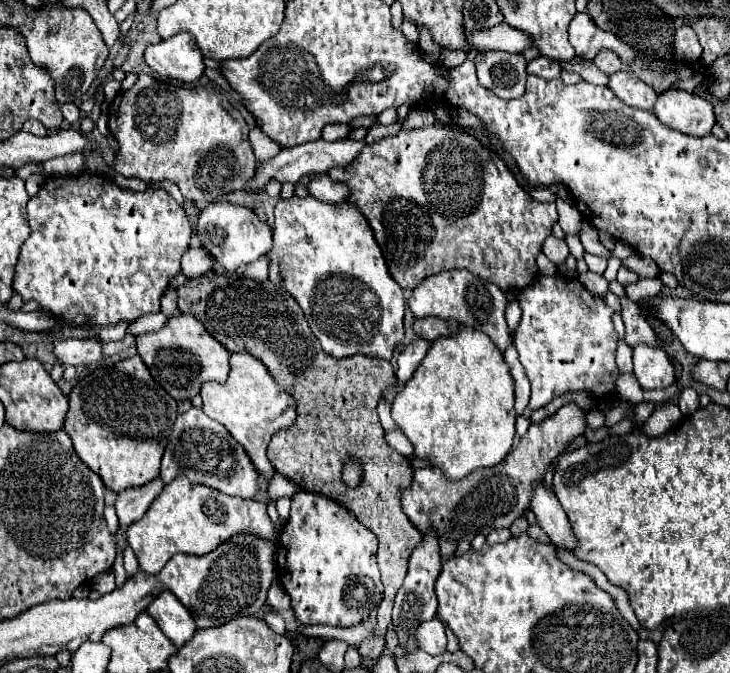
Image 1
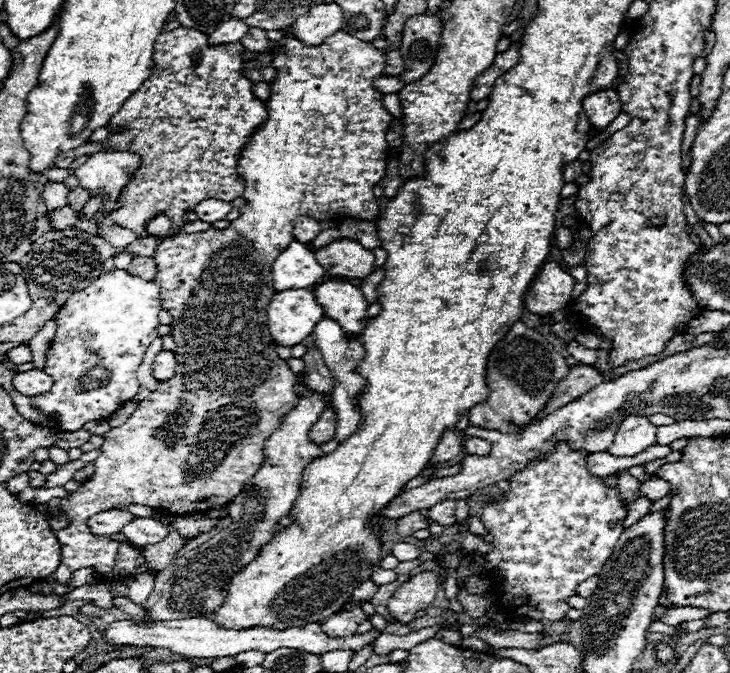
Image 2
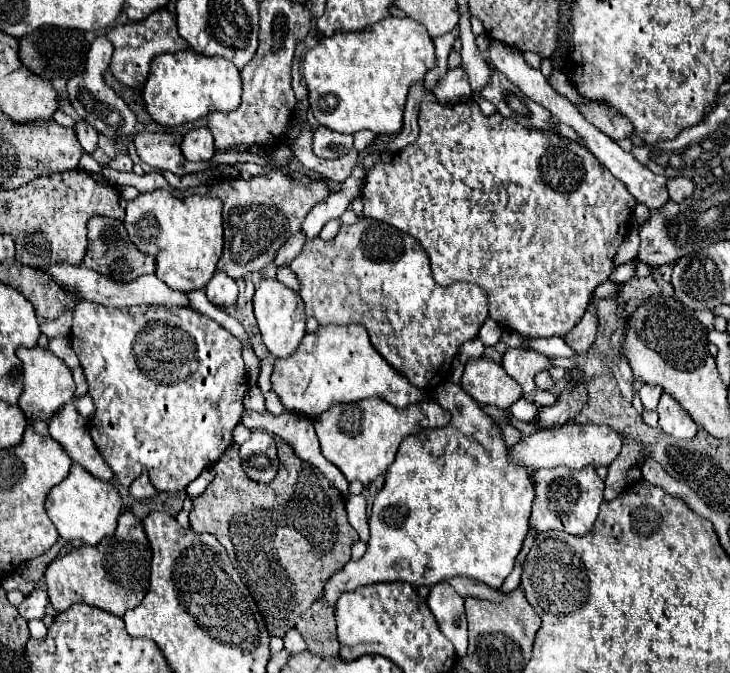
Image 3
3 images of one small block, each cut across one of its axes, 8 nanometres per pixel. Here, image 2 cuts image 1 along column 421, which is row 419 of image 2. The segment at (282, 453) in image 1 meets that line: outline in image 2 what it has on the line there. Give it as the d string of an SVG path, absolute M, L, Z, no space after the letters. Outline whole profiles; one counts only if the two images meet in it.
M580 364L580 366L570 368L570 372L556 384L556 390L552 392L552 398L548 400L546 408L542 408L542 412L532 422L538 422L544 416L556 412L558 408L570 404L572 400L580 398L582 394L586 394L590 388L594 388L600 382L602 382L602 376L592 366Z

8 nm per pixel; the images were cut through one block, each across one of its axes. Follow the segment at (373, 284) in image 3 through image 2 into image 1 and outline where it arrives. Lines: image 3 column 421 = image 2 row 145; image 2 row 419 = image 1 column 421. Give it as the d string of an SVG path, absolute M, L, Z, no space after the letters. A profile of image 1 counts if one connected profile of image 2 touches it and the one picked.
M434 124L414 130L402 128L394 138L366 144L350 168L330 170L328 176L334 182L348 186L350 194L346 202L356 206L368 220L386 258L388 270L402 288L414 290L432 274L464 268L484 280L490 280L502 292L510 292L530 286L538 276L536 256L542 250L544 238L550 236L552 224L558 216L554 204L532 200L506 164L504 172L500 168L502 166L498 166L492 152L476 138L462 130L448 130Z

